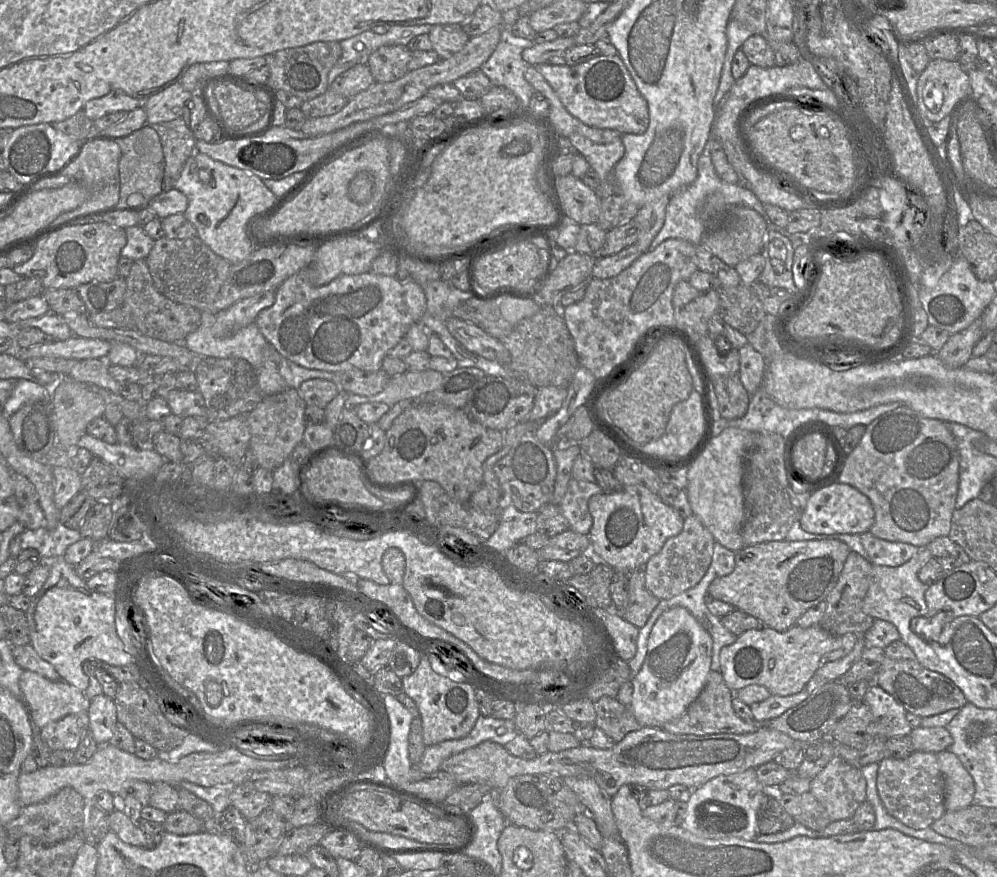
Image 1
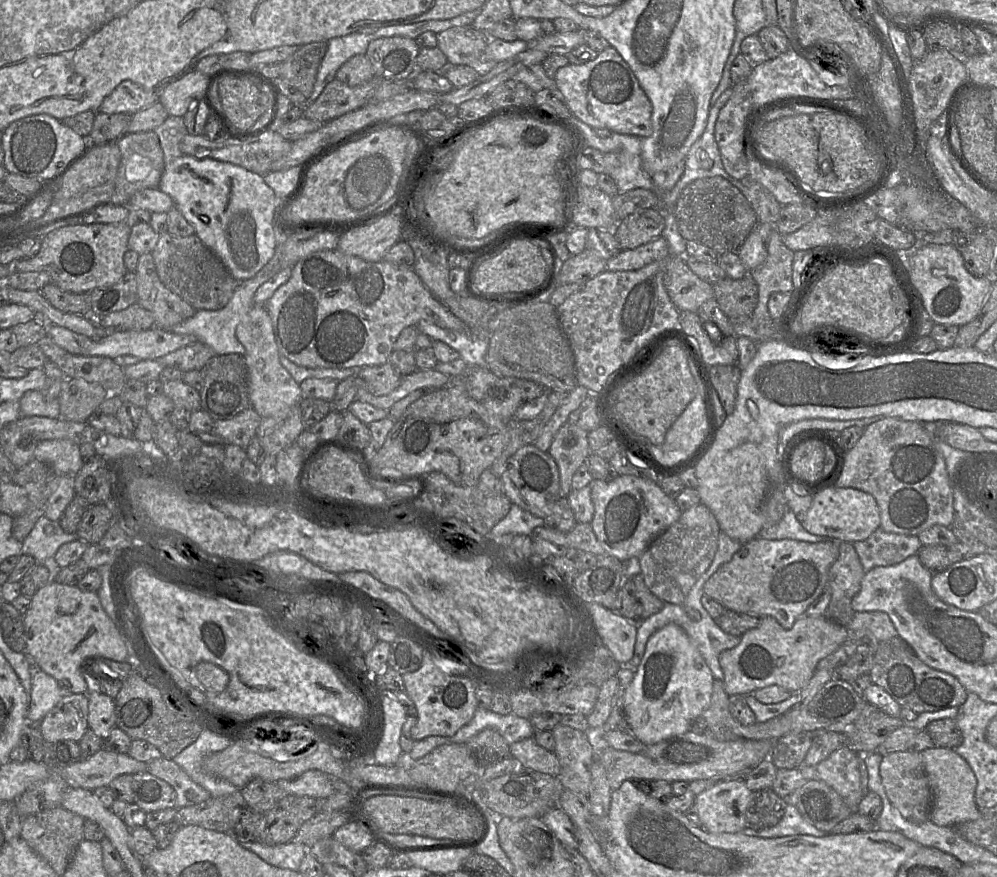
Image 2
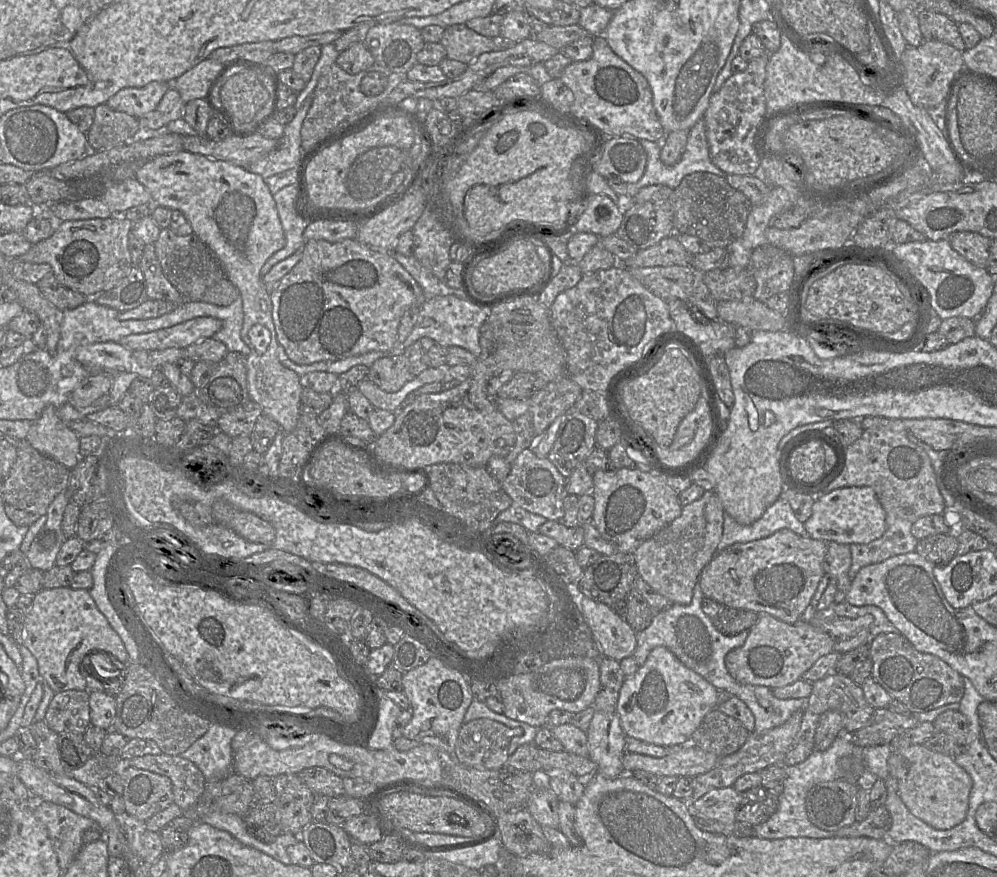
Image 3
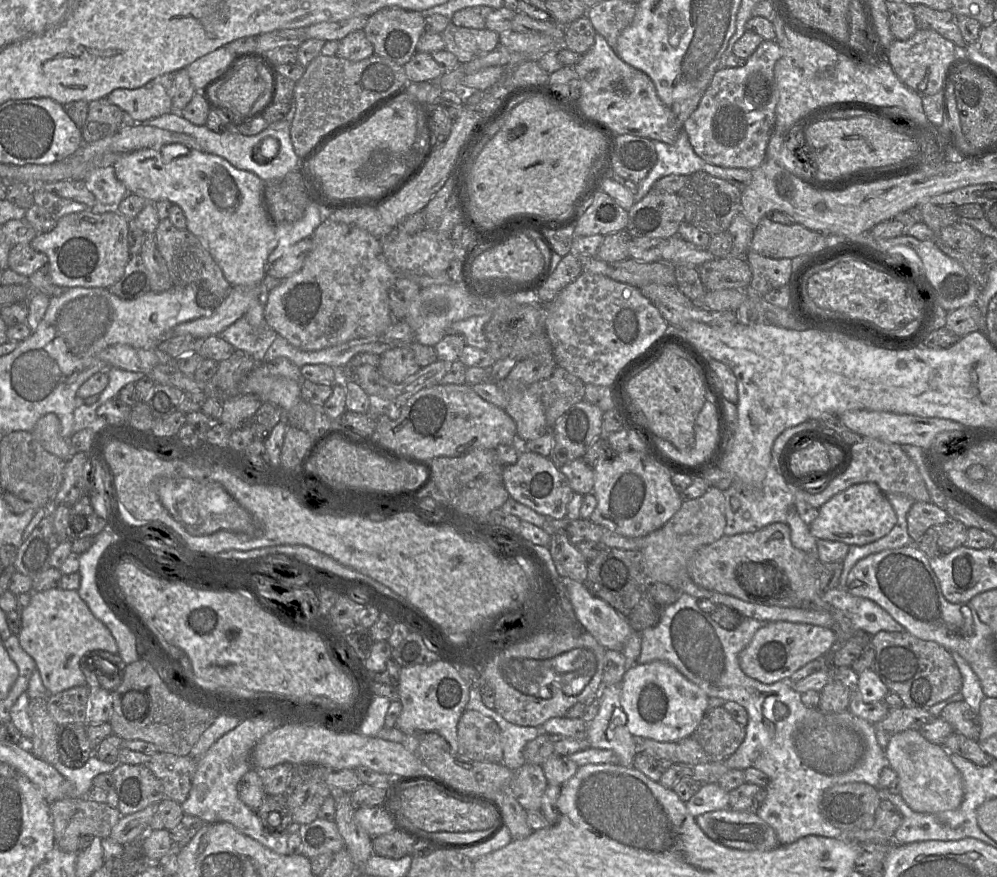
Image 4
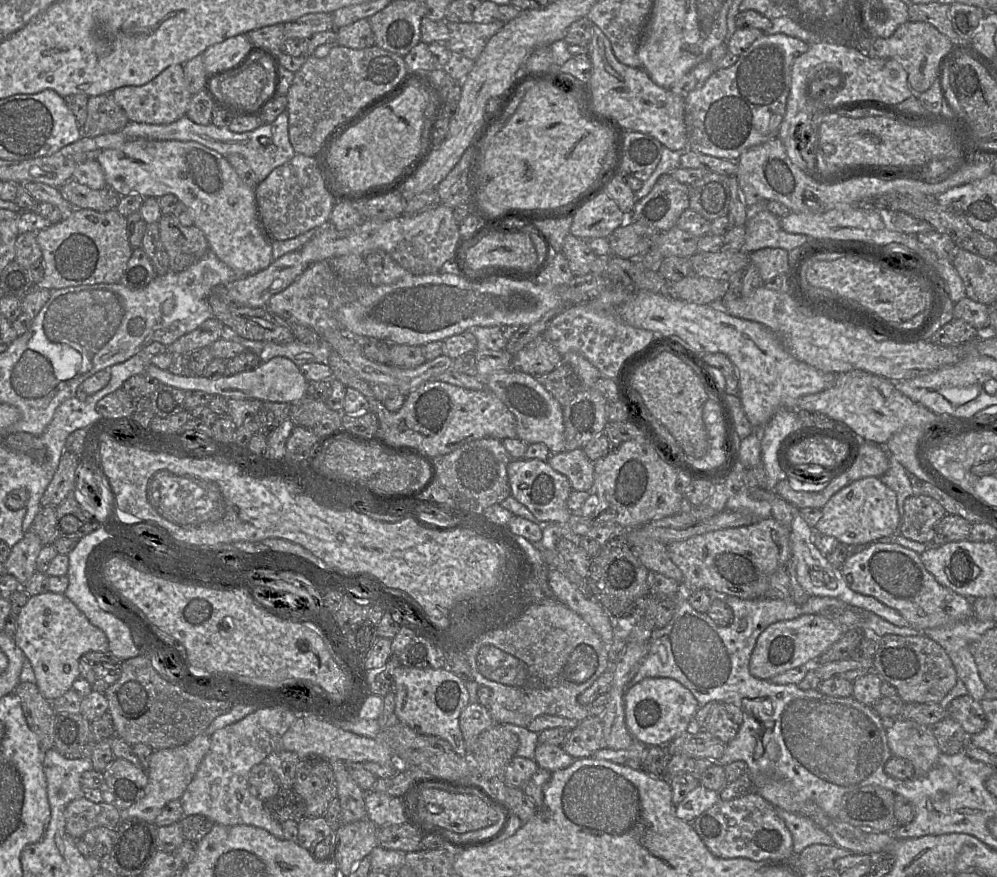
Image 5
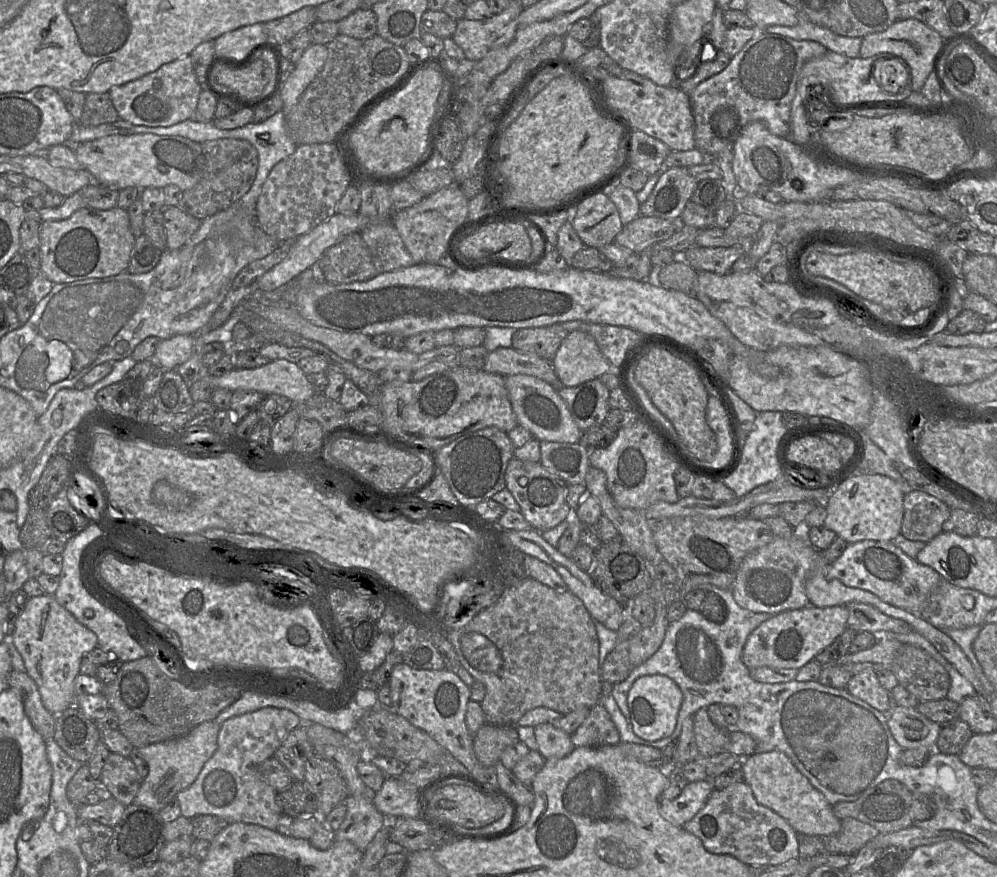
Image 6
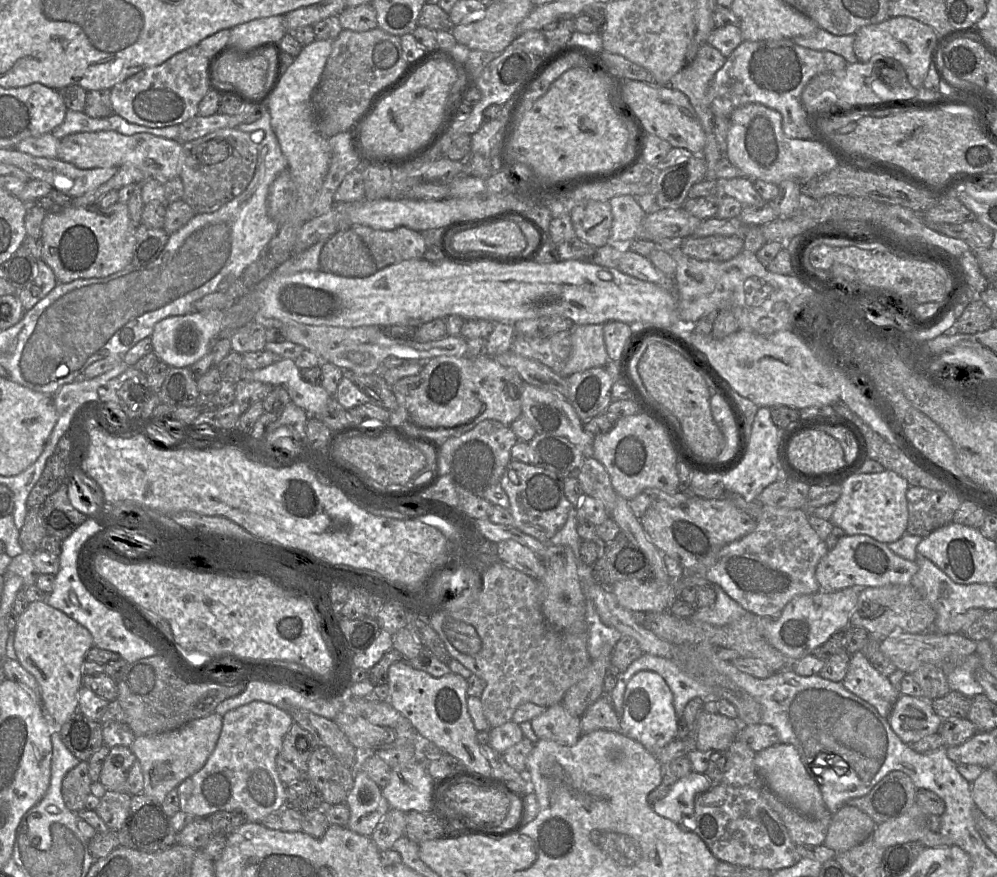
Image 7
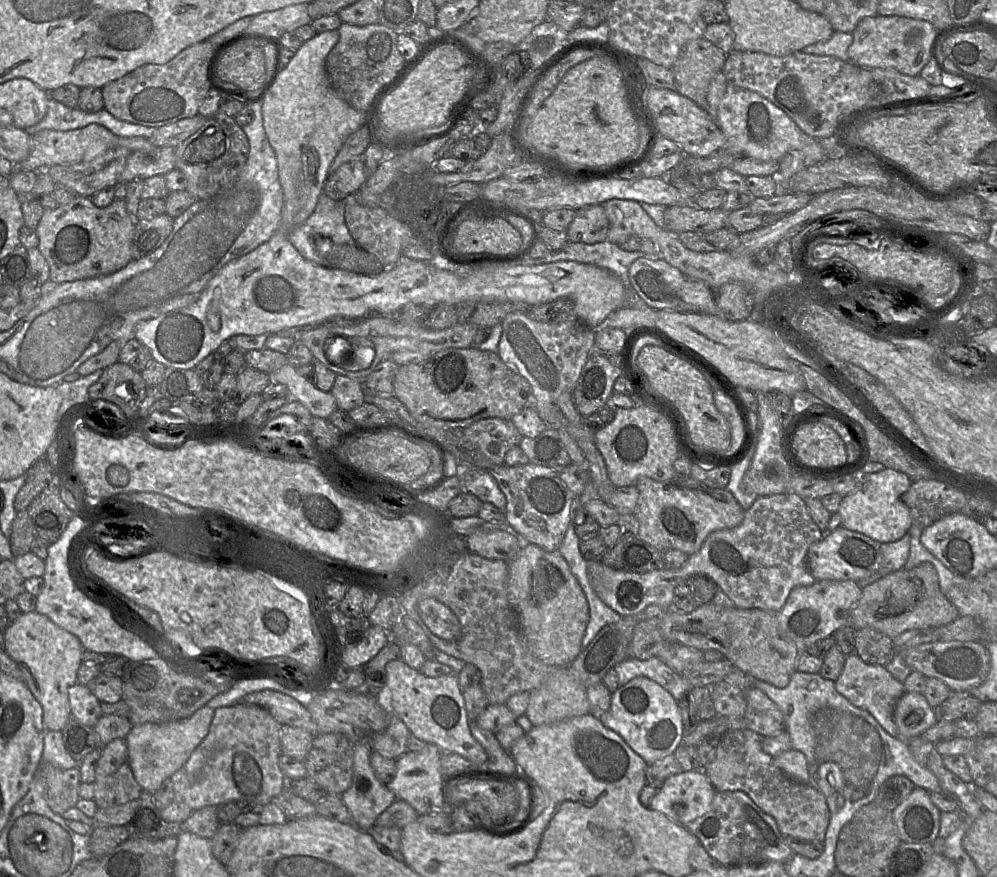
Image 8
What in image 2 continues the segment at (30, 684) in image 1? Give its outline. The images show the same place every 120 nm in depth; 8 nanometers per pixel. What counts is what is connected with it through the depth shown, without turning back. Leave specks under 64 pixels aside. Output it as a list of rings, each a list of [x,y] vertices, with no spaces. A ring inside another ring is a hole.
[[[35,669],[33,671],[31,683],[30,704],[27,712],[27,721],[29,723],[39,723],[65,694],[72,694],[66,693],[52,676],[40,669]]]

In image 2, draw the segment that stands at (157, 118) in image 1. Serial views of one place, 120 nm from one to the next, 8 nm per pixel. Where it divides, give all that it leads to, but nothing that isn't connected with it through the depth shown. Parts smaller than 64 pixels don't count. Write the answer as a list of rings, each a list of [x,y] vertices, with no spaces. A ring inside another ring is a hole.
[[[192,69],[158,91],[158,101],[169,116],[183,117],[193,101],[201,100],[207,76]]]

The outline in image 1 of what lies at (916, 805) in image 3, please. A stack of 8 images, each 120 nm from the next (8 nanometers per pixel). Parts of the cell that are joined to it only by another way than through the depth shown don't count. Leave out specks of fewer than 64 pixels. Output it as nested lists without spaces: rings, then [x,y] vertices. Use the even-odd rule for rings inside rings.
[[[950,750],[936,753],[946,783],[946,811],[958,811],[973,804],[975,784],[961,760]]]

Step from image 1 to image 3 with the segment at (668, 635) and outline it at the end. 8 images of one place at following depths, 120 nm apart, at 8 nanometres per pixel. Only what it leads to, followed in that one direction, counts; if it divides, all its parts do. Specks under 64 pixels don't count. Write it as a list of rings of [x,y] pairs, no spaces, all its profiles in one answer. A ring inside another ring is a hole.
[[[658,646],[634,675],[625,678],[616,712],[626,736],[661,746],[688,744],[705,716],[717,707],[717,694],[705,678],[685,666],[668,648]]]

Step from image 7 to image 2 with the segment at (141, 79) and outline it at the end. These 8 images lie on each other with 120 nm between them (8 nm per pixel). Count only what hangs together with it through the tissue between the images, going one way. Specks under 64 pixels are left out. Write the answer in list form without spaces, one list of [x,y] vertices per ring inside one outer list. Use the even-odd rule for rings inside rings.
[[[130,80],[122,81],[102,101],[98,112],[106,114],[125,113],[134,115],[158,101],[158,92],[145,89]]]

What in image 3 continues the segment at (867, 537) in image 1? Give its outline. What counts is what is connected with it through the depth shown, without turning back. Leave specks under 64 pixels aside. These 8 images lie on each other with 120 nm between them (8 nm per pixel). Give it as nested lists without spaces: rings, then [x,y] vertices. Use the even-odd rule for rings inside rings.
[[[886,514],[886,531],[880,538],[868,544],[850,544],[852,555],[850,579],[853,580],[864,566],[914,552],[919,540],[911,533],[912,524],[898,516]]]

